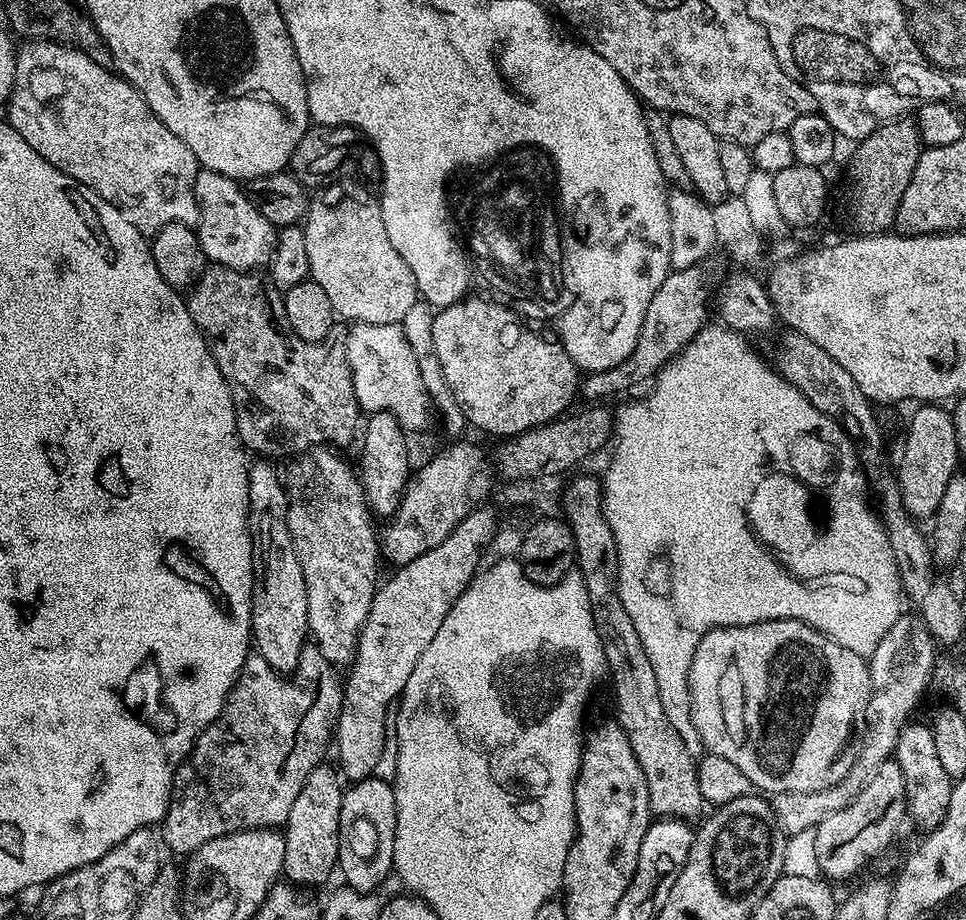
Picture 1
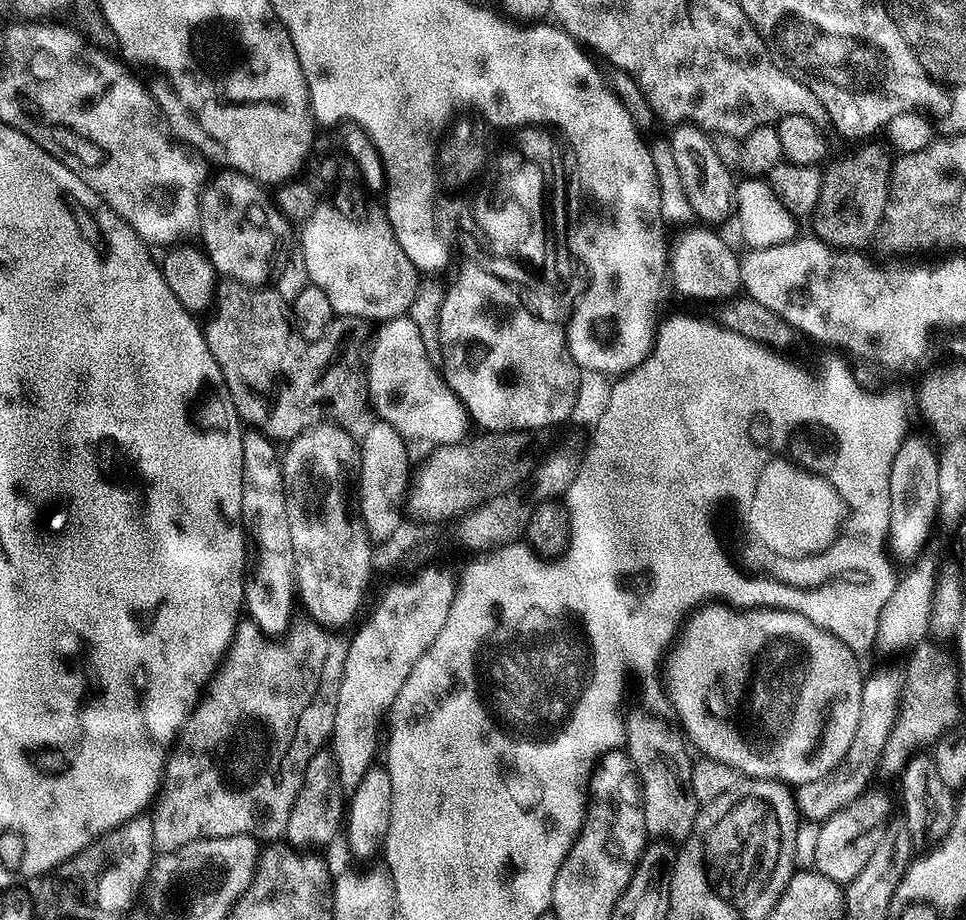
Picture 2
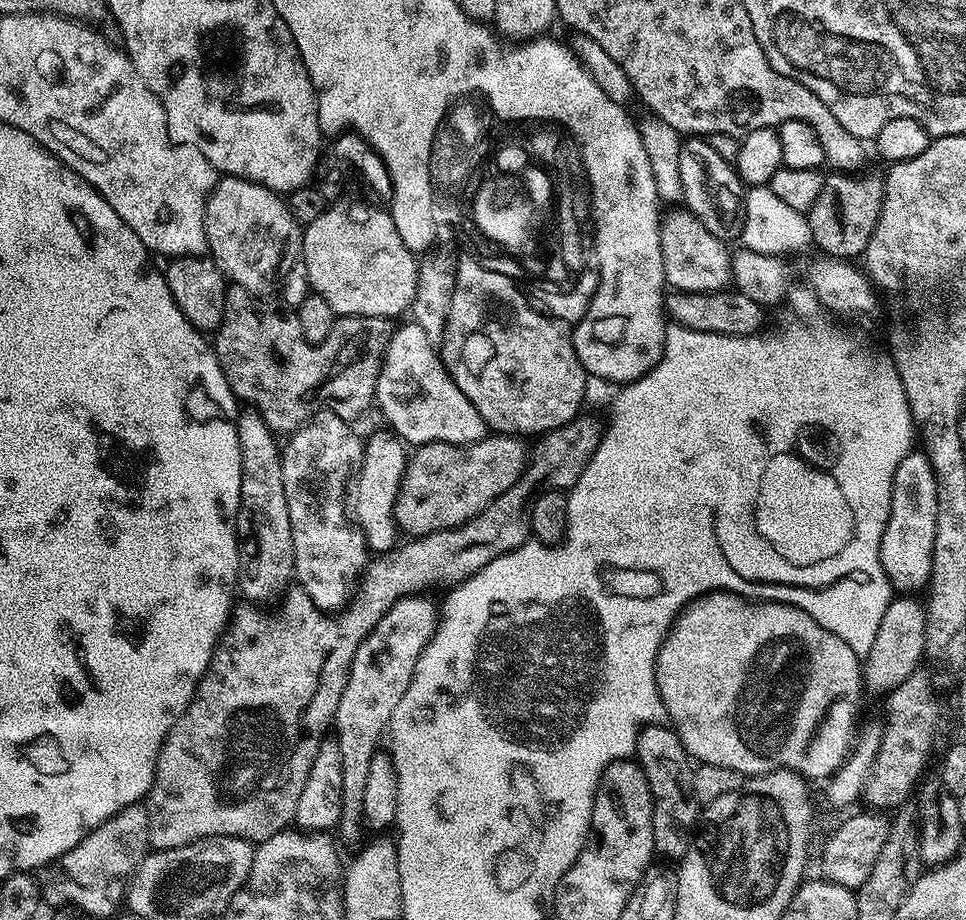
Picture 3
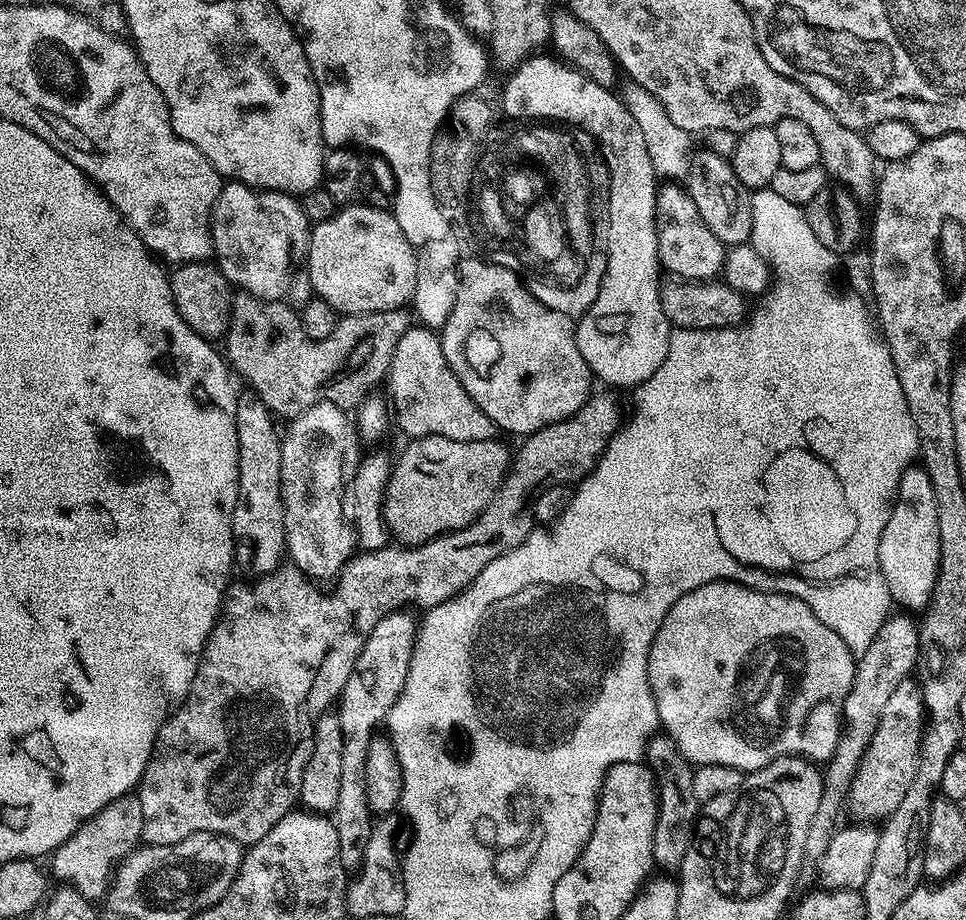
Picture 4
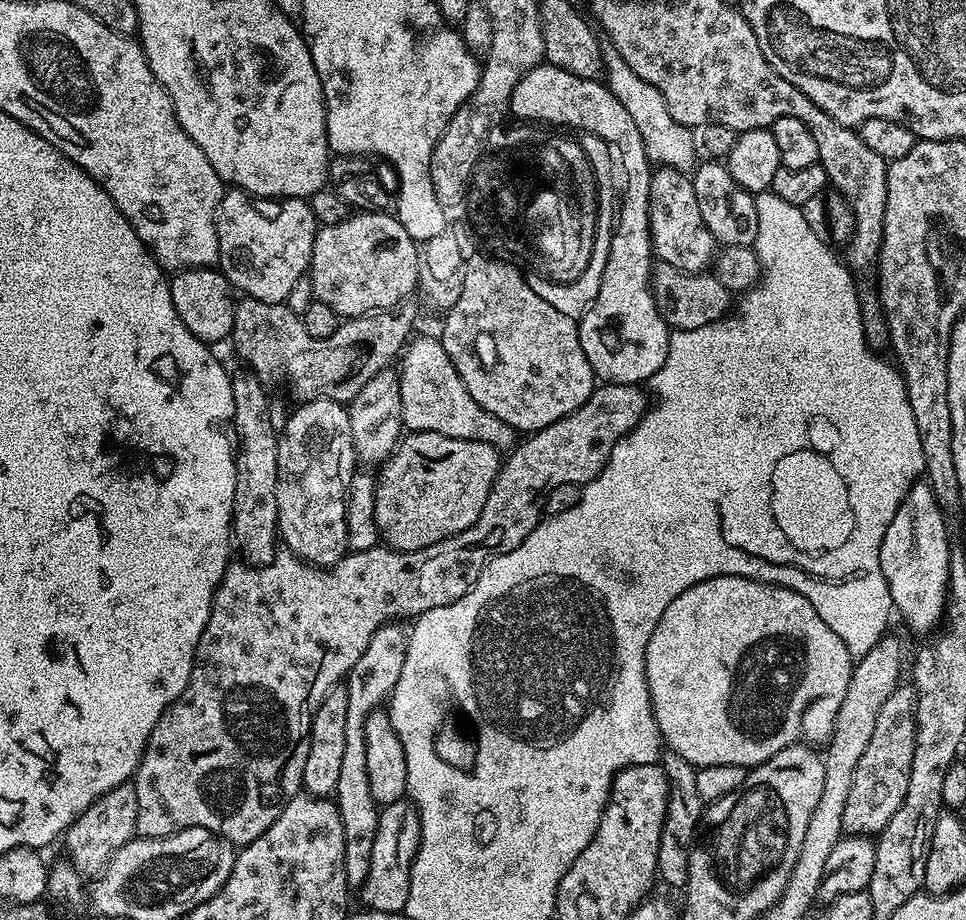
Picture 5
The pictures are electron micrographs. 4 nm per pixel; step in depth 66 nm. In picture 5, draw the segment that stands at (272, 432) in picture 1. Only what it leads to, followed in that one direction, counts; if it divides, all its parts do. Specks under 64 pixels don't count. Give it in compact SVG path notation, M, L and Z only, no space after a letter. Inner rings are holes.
M244 298L237 303L234 314L234 326L230 344L236 347L236 352L244 356L243 362L251 371L259 376L260 380L284 380L296 391L297 401L313 400L316 397L332 399L341 402L350 402L378 374L382 369L389 367L401 355L402 349L409 343L413 335L412 327L416 324L415 299L409 298L402 304L397 304L394 310L369 312L367 316L345 319L325 340L315 340L304 334L303 319L297 313L288 309L287 303L271 304L261 300Z

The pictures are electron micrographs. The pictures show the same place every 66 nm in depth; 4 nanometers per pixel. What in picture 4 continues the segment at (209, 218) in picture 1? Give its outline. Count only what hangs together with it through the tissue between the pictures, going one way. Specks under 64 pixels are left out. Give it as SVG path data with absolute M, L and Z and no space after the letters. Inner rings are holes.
M225 183L212 207L210 227L214 260L229 285L262 301L285 299L292 259L307 253L310 235L310 221L295 195Z

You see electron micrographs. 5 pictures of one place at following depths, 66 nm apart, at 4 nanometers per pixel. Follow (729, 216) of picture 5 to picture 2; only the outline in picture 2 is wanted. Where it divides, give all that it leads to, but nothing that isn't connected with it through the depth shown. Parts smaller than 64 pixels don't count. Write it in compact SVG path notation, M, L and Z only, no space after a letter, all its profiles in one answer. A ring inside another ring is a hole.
M677 124L671 129L671 132L672 145L670 145L670 151L674 158L674 163L677 164L678 170L680 171L680 181L684 187L684 193L688 198L691 211L693 213L696 211L697 216L702 219L699 221L702 221L705 225L720 226L734 212L736 184L734 183L734 179L732 180L732 176L734 176L733 169L725 166L722 158L718 158L715 139L698 125Z

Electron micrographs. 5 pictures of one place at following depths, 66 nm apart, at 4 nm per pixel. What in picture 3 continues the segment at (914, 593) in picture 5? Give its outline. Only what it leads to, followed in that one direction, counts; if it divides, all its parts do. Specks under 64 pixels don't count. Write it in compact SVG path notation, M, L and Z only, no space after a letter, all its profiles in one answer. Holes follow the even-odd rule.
M910 451L902 462L898 462L898 470L894 474L888 525L880 543L880 561L893 589L906 592L910 590L908 588L927 581L932 566L937 518L938 490L932 464L923 451Z

